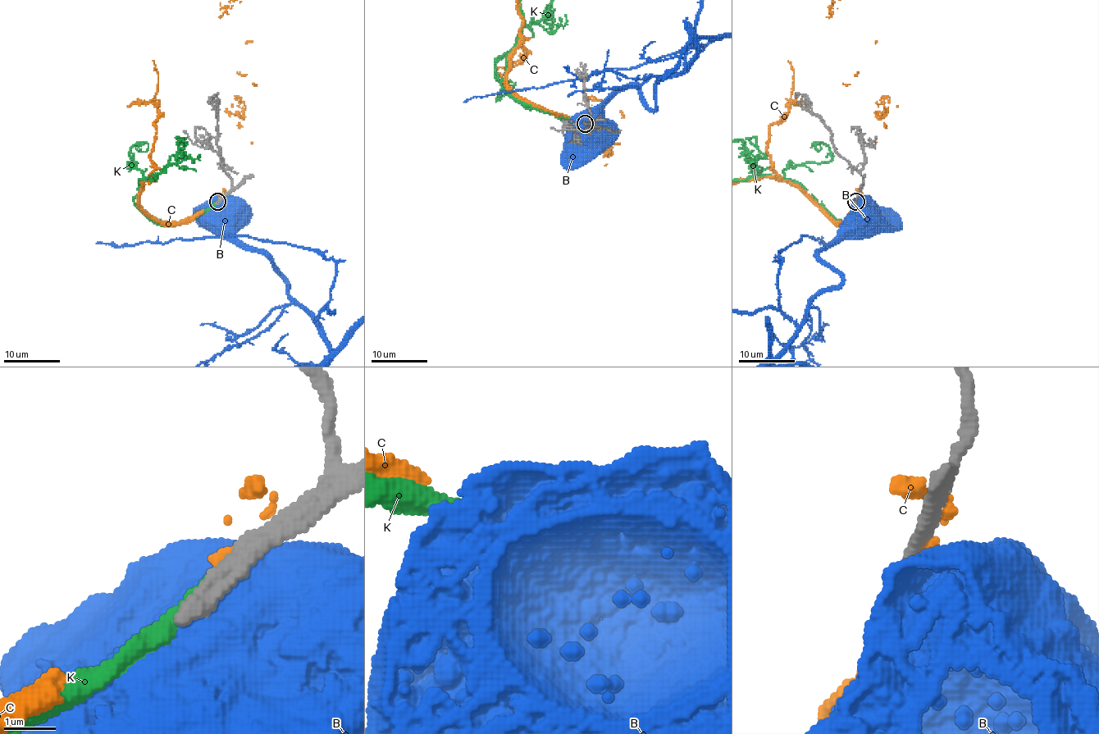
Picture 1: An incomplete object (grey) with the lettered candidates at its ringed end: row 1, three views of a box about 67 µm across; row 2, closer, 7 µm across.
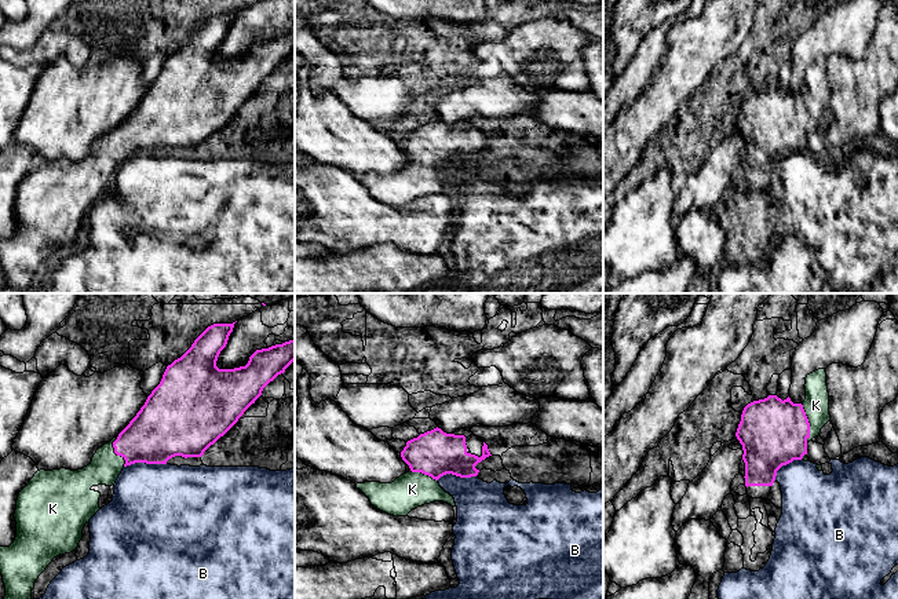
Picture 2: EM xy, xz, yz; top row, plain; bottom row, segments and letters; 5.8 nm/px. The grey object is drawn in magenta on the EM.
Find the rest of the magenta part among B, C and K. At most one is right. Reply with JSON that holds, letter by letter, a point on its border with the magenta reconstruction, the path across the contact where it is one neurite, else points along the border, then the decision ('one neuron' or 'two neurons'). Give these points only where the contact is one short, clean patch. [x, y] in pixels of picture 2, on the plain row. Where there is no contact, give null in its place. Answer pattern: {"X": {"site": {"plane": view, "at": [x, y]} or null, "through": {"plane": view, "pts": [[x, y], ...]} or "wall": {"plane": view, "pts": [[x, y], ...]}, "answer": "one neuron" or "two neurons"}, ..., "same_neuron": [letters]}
{"B": {"site": {"plane": "xy", "at": [145, 153]}, "answer": "two neurons"}, "C": {"site": null, "answer": "two neurons"}, "K": {"site": {"plane": "yz", "at": [809, 114]}, "answer": "one neuron"}, "same_neuron": ["K"]}

